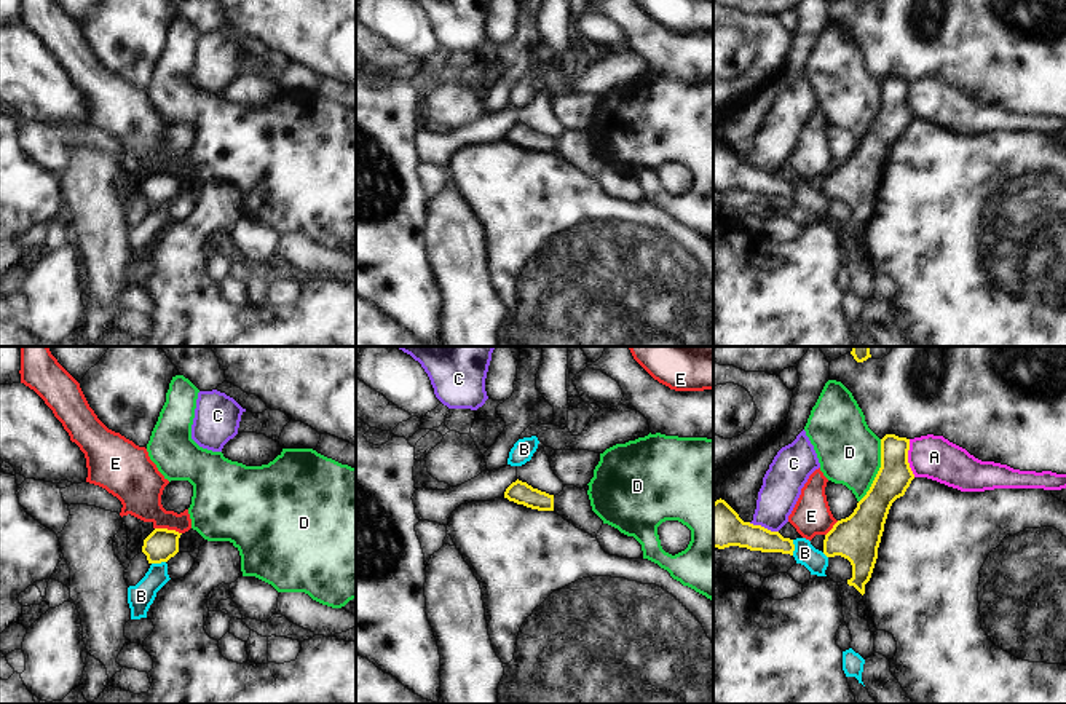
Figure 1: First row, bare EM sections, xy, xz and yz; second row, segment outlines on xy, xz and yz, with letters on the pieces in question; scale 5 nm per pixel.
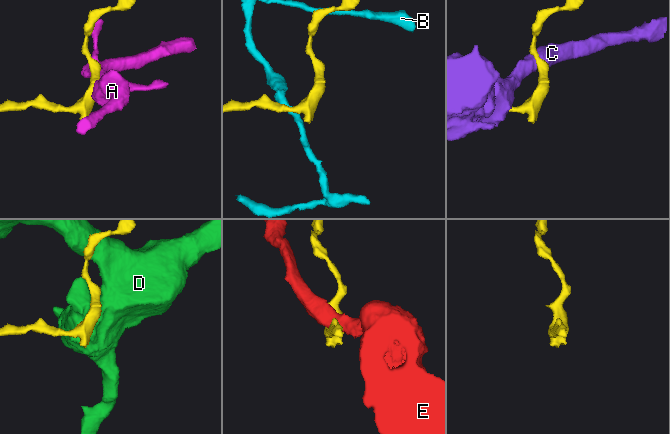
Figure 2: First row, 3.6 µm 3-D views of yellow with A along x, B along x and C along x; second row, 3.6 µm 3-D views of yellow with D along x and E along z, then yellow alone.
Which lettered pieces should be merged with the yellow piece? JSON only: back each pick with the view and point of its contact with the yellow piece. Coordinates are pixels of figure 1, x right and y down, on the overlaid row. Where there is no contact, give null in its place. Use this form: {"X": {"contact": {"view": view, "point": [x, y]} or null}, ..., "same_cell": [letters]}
{"same_cell": []}

